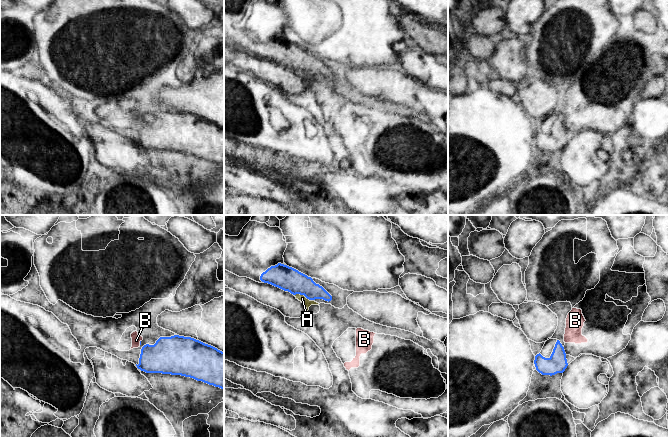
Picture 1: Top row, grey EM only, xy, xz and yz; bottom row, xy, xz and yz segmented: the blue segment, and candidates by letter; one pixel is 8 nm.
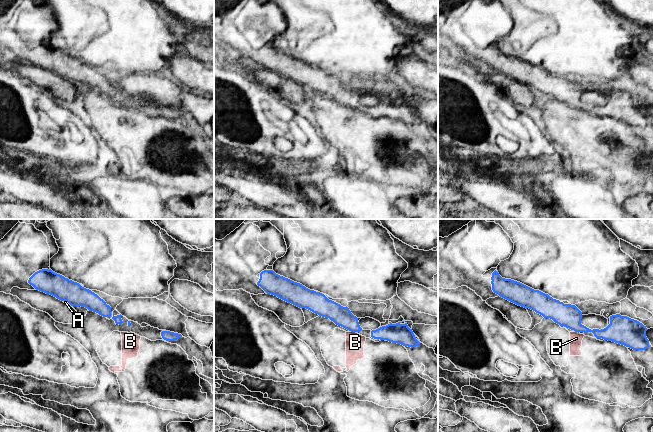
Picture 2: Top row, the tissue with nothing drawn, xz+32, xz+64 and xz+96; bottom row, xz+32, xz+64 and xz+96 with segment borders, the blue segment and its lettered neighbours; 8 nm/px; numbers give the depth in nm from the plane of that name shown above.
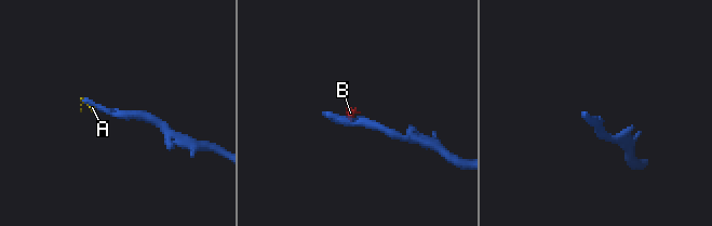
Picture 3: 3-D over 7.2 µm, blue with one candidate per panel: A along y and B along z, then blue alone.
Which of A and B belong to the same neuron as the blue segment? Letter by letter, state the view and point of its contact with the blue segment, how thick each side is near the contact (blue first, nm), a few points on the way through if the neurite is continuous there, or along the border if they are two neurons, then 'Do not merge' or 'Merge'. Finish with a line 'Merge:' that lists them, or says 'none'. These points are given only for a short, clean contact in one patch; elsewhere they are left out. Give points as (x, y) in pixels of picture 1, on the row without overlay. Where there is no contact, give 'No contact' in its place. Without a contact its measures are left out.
A: Touches blue at xz (302, 70). Thickness 190 nm (blue) against 60 nm. Boundary: xz (294, 70), (303, 70), (309, 76). Do not merge
B: Touches blue at xy (140, 118). Thickness 20 nm (blue) against 70 nm. Boundary: xy (140, 116), (139, 120). Do not merge
Merge: none

